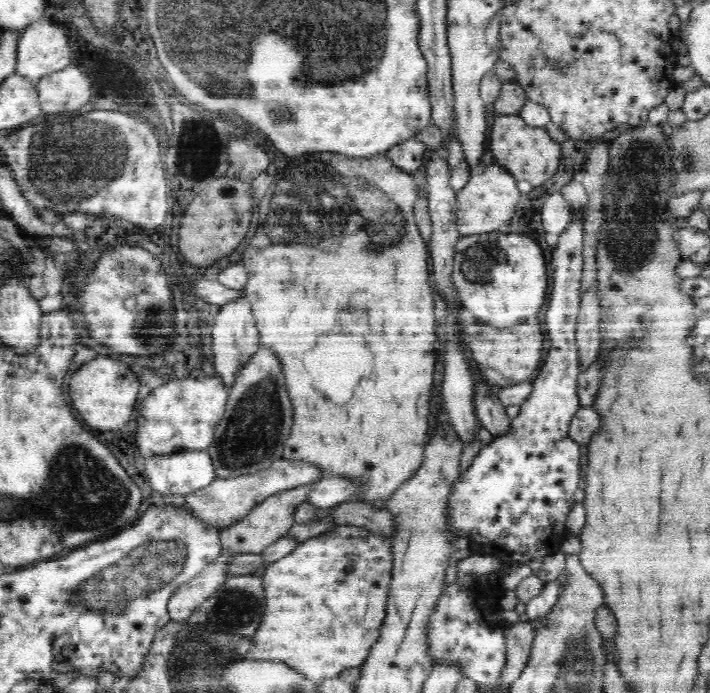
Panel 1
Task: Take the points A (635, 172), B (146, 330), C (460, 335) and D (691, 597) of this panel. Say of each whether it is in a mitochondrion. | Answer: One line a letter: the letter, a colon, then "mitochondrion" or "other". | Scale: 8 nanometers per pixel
A: mitochondrion
B: mitochondrion
C: other
D: other

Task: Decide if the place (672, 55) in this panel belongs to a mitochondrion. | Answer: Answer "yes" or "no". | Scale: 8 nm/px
no

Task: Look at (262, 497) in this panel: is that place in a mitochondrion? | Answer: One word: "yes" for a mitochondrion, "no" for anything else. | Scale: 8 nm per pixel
no

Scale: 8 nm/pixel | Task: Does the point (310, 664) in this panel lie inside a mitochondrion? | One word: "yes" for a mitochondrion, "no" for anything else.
no

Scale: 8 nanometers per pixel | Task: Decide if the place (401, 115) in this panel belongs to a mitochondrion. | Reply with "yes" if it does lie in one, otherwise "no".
no

